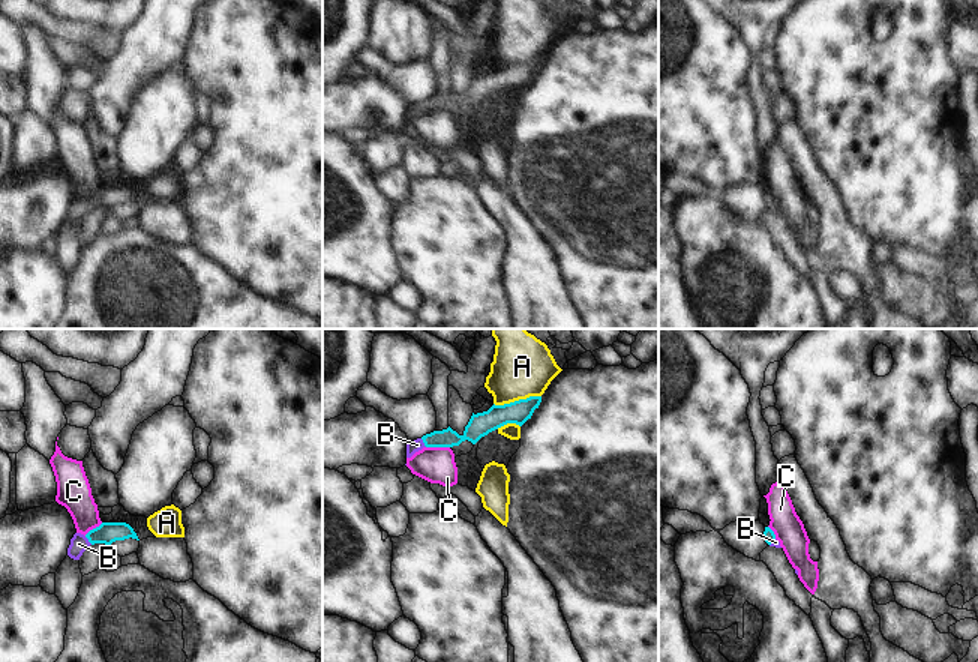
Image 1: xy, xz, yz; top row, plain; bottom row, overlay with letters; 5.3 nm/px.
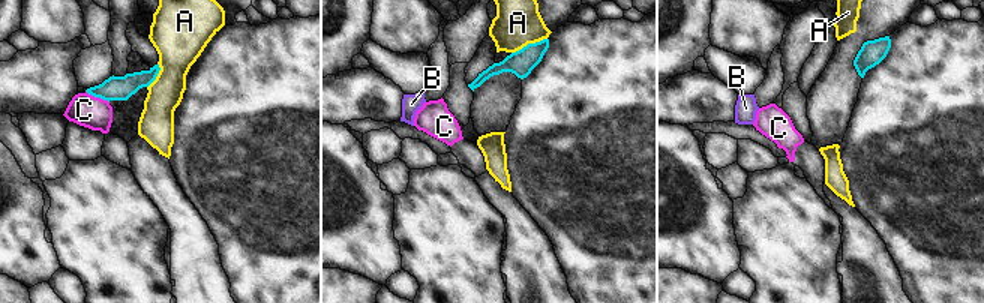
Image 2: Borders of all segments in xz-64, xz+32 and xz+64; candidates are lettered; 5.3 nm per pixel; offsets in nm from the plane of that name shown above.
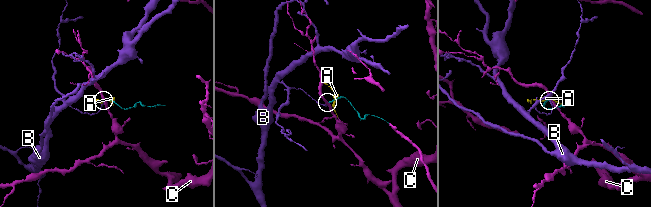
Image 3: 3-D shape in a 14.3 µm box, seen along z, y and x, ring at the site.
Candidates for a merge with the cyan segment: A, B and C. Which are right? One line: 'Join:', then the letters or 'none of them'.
Join: B

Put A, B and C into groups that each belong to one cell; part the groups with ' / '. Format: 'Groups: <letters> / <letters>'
Groups: A / B / C

